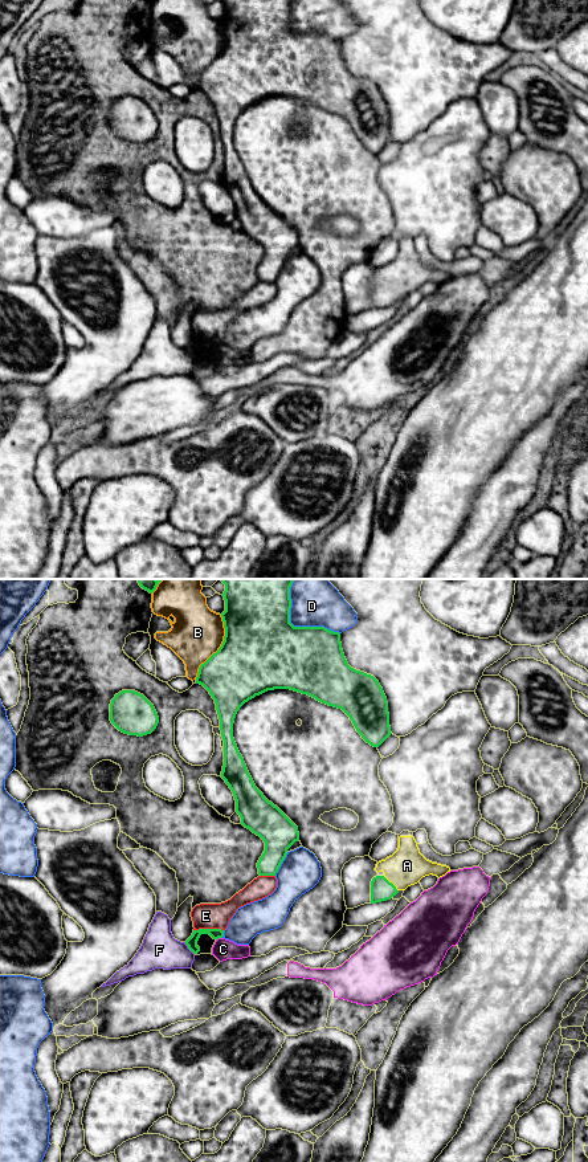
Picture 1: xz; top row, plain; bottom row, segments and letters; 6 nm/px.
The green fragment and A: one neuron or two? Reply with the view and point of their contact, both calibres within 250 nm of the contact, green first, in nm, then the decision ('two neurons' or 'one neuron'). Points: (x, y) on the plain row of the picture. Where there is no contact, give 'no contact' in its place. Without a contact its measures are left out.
xz (391, 289) | 140/220 nm | one neuron

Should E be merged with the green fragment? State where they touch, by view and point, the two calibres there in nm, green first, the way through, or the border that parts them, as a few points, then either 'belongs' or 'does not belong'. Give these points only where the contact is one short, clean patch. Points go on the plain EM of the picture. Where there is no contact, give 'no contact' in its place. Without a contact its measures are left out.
xz (208, 335) | 70/160 nm | belongs

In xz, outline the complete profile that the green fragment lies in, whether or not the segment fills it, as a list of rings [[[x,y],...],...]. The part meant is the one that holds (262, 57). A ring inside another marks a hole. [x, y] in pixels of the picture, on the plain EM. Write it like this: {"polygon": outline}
{"polygon": [[[222,0],[222,3],[224,48],[219,57],[200,72],[196,90],[203,91],[216,110],[224,147],[221,184],[233,199],[241,231],[264,246],[265,257],[257,269],[260,282],[242,297],[225,309],[200,310],[192,315],[195,335],[185,351],[193,360],[200,358],[197,347],[201,341],[209,341],[213,346],[222,344],[238,314],[262,306],[275,297],[275,280],[287,256],[299,246],[298,233],[256,193],[237,155],[233,130],[240,114],[268,97],[290,95],[342,115],[362,144],[373,154],[379,154],[392,140],[383,94],[373,82],[348,72],[339,38],[324,33],[294,33],[290,29],[290,0]]]}

